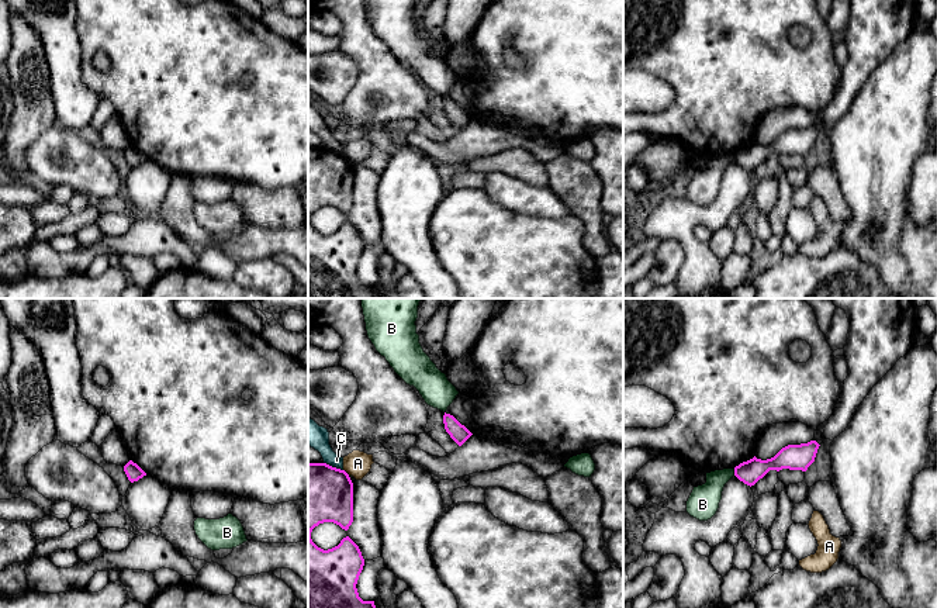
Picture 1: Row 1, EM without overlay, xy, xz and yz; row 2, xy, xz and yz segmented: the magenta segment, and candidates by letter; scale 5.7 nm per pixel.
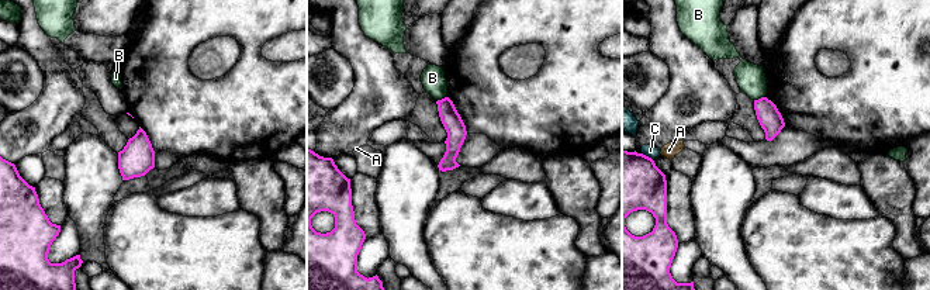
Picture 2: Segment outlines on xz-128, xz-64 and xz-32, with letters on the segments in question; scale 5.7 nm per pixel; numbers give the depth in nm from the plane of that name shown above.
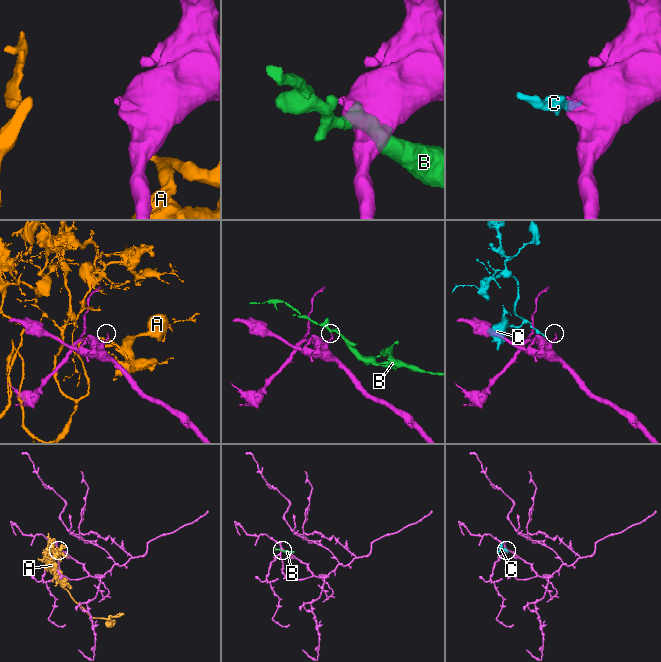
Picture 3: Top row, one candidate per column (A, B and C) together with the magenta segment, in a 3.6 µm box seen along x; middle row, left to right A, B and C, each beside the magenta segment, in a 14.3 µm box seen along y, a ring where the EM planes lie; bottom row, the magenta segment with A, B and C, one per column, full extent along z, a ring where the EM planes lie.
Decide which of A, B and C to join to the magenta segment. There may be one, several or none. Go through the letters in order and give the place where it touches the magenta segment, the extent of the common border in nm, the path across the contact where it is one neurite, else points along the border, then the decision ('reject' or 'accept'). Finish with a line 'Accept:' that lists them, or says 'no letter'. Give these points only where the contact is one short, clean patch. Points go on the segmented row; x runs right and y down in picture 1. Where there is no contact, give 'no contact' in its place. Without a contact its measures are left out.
A: meets magenta in xz at (345, 472); contact 50 nm long; reject
B: meets magenta in yz at (735, 472); contact 40 nm long; border along yz (733, 469), (735, 474); reject
C: meets magenta in xz at (334, 467); contact 120 nm long; border along xz (324, 462), (342, 470); reject
Accept: no letter

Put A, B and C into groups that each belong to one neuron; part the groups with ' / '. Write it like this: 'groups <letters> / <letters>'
groups A / B / C

